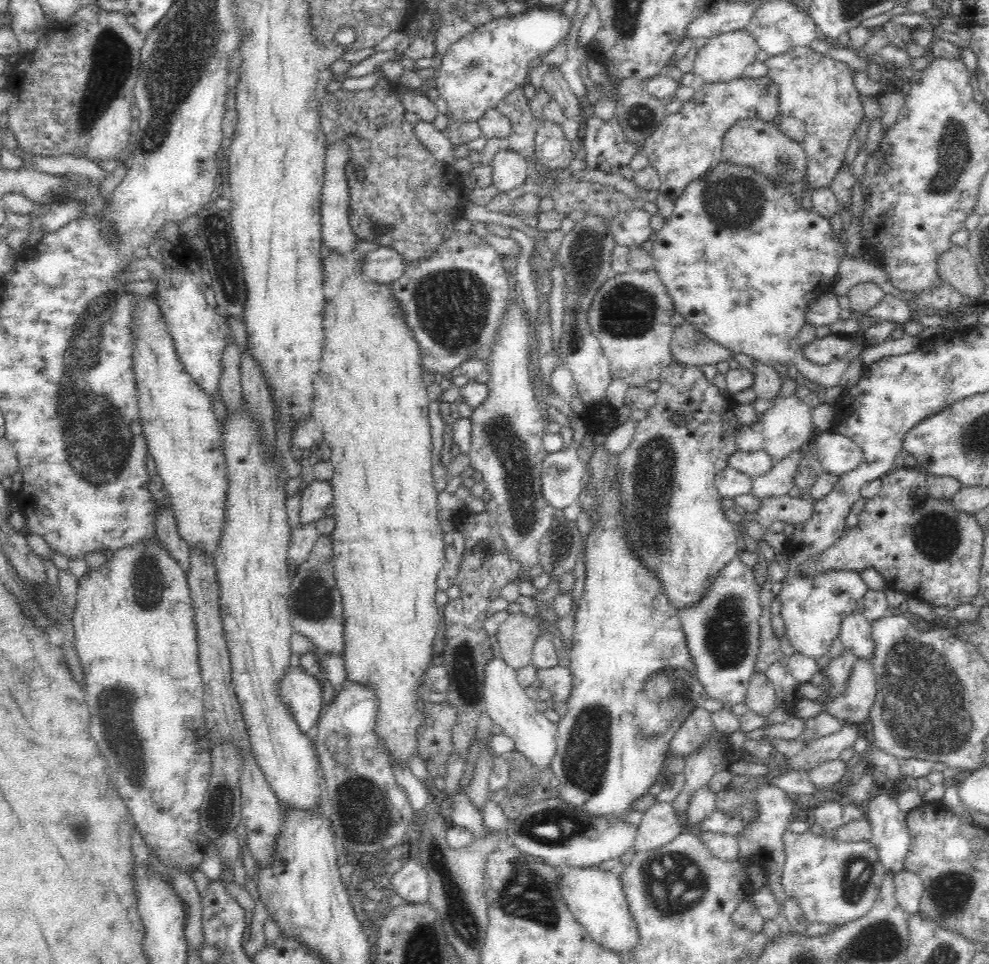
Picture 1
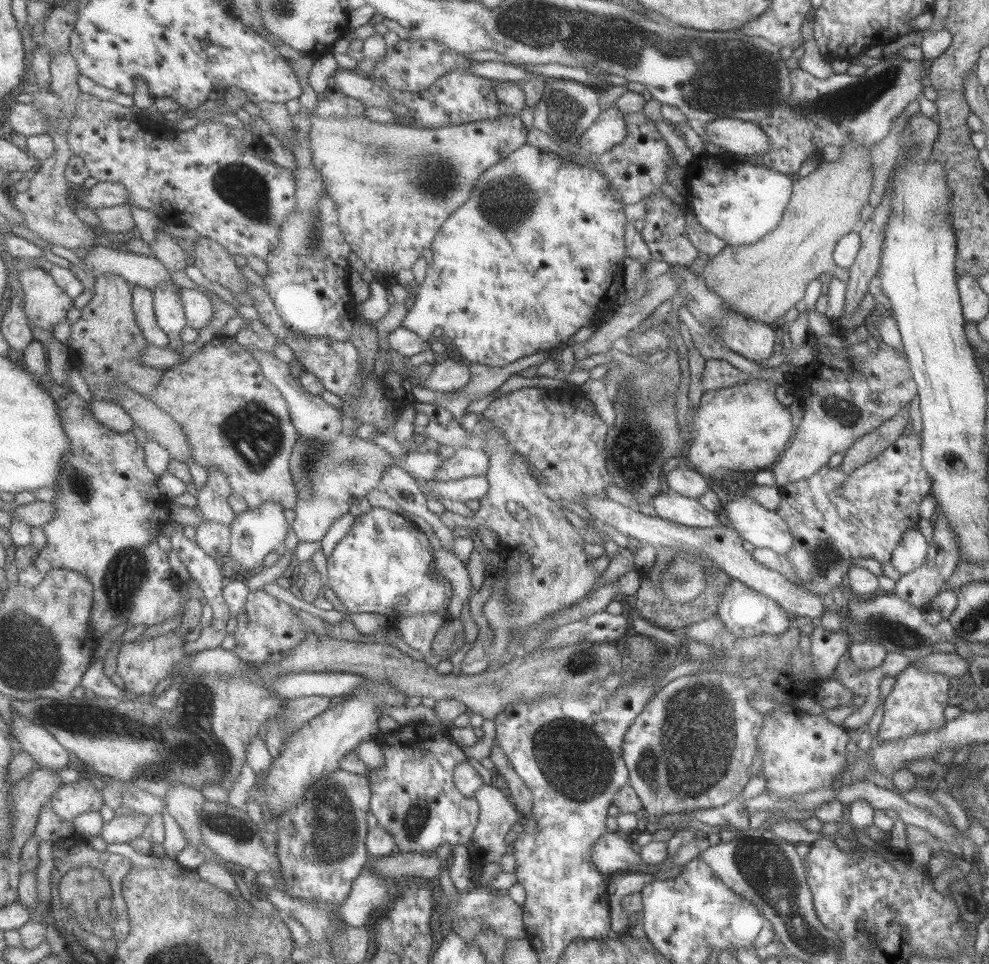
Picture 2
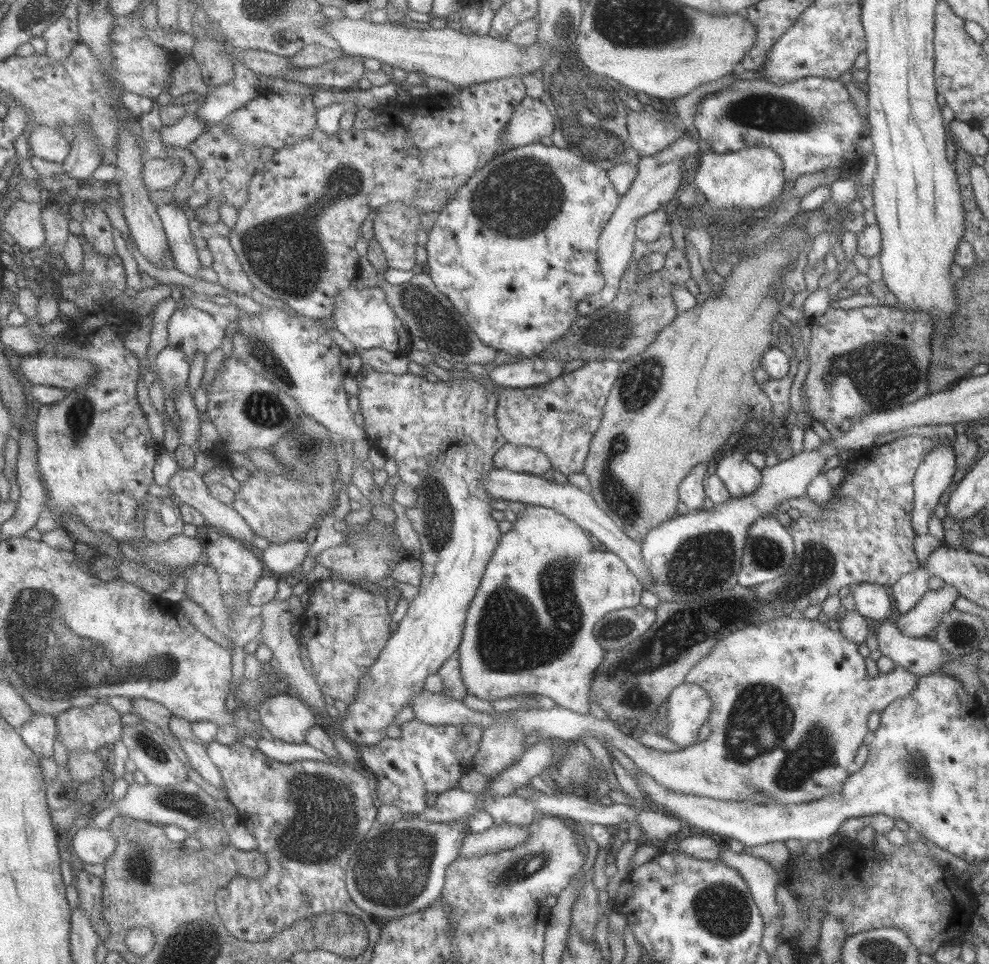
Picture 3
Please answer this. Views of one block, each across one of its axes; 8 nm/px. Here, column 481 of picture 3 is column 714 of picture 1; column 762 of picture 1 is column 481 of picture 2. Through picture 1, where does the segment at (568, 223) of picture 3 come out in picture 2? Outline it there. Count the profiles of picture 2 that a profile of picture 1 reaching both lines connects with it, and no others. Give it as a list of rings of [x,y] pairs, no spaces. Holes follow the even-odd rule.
[[[531,145],[522,146],[495,166],[482,174],[478,180],[471,198],[457,209],[435,237],[433,250],[433,262],[427,266],[426,277],[423,283],[416,287],[418,295],[411,312],[407,314],[403,327],[419,334],[427,341],[427,349],[432,349],[433,330],[441,327],[444,334],[450,337],[458,347],[461,355],[471,364],[481,363],[491,367],[505,367],[513,362],[518,362],[527,356],[539,351],[551,351],[562,349],[572,336],[575,336],[583,327],[590,324],[598,324],[607,317],[611,310],[618,307],[617,296],[625,292],[621,286],[621,260],[625,258],[625,246],[623,246],[623,210],[617,200],[607,190],[608,182],[599,176],[595,169],[583,166],[582,161],[565,163],[561,156],[553,151],[544,150]]]

